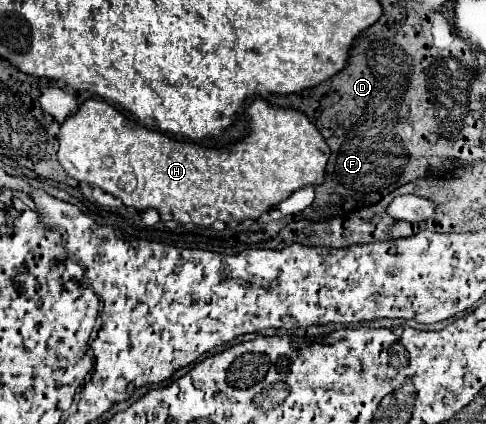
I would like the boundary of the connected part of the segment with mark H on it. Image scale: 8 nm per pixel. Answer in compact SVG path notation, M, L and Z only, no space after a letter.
M256 98L246 106L244 116L248 118L250 132L240 138L240 142L218 148L202 146L196 142L174 142L172 138L144 126L130 128L126 118L108 102L86 100L60 124L58 160L72 178L90 186L98 186L136 210L156 208L162 220L212 226L212 222L216 220L240 222L246 218L258 218L262 212L288 198L294 190L306 184L320 184L324 180L324 168L330 156L330 148L326 146L316 126L300 110L272 108L264 98Z

